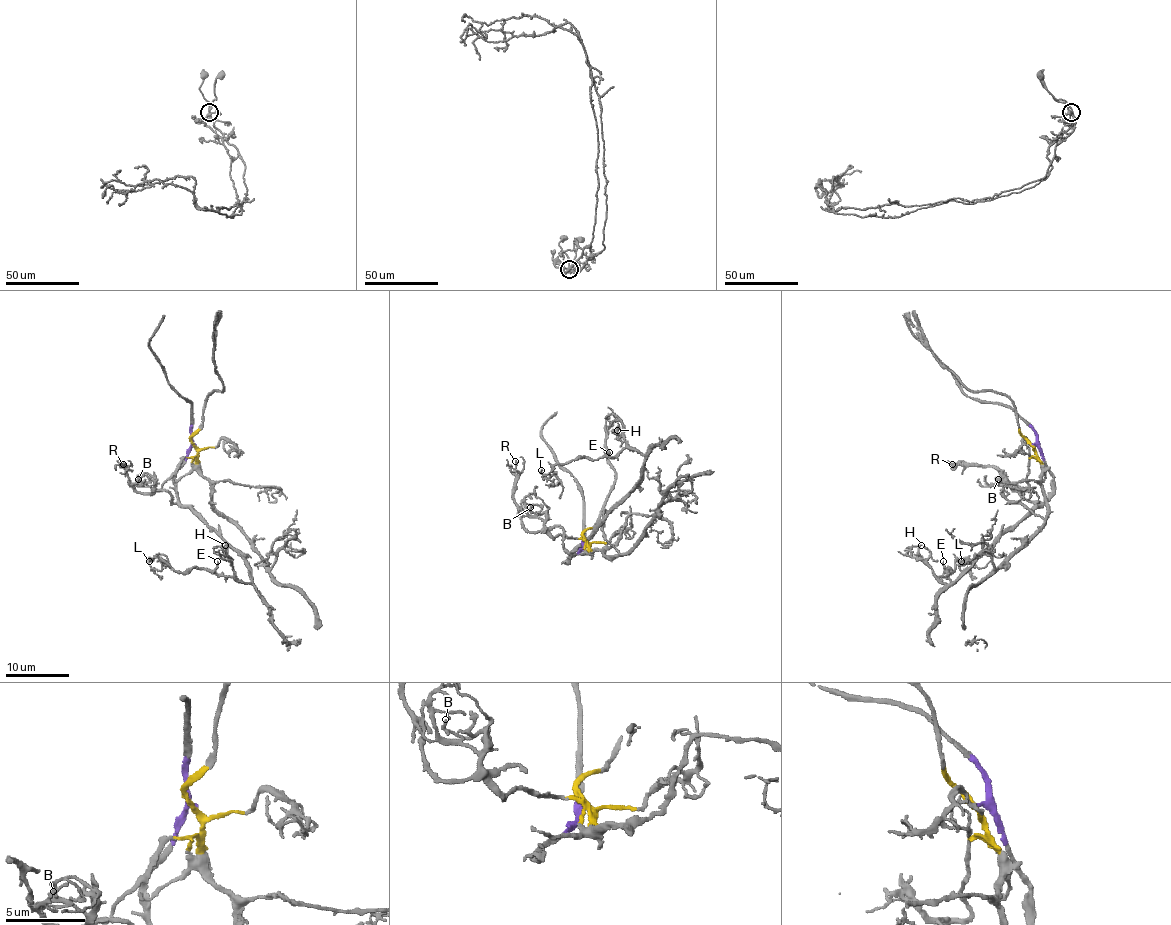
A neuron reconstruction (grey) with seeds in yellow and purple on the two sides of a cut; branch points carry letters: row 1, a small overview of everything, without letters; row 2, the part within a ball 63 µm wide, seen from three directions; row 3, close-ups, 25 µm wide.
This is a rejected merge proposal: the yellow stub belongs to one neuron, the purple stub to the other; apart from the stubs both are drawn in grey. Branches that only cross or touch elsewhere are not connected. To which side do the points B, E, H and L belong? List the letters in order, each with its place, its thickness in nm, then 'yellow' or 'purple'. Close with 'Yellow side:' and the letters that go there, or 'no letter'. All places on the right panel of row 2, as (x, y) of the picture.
B: place (998, 479); calibre 130 nm; yellow
E: place (943, 561); calibre 160 nm; purple
H: place (921, 545); calibre 140 nm; purple
L: place (961, 561); calibre 130 nm; purple
Yellow side: B

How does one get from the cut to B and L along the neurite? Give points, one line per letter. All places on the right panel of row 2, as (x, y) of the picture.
B: (1031, 444), (1034, 453), (1030, 458), (1026, 480), (1030, 487), (1015, 490), (1002, 476), (998, 479)
L: (1033, 444), (1052, 474), (1054, 492), (1010, 525), (948, 584), (939, 579), (964, 557), (961, 562)

